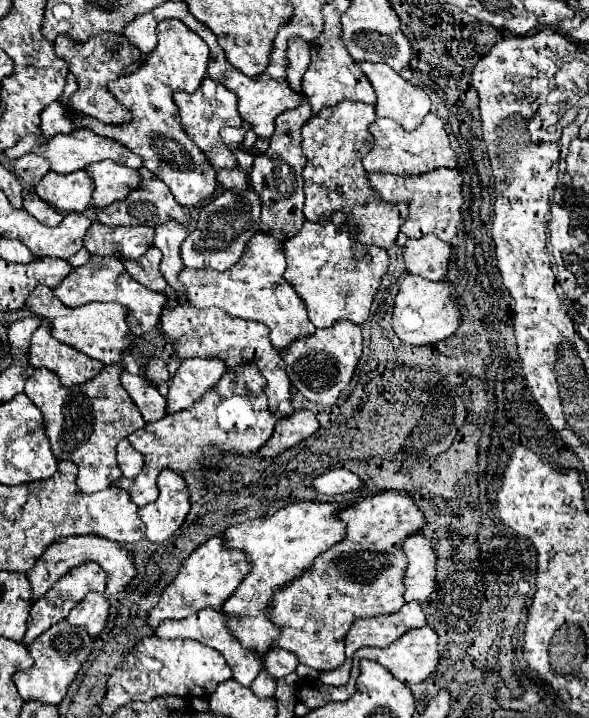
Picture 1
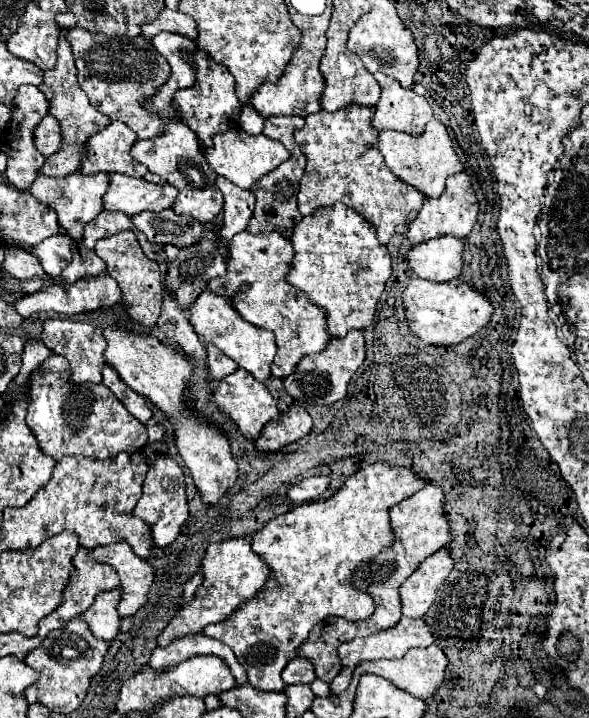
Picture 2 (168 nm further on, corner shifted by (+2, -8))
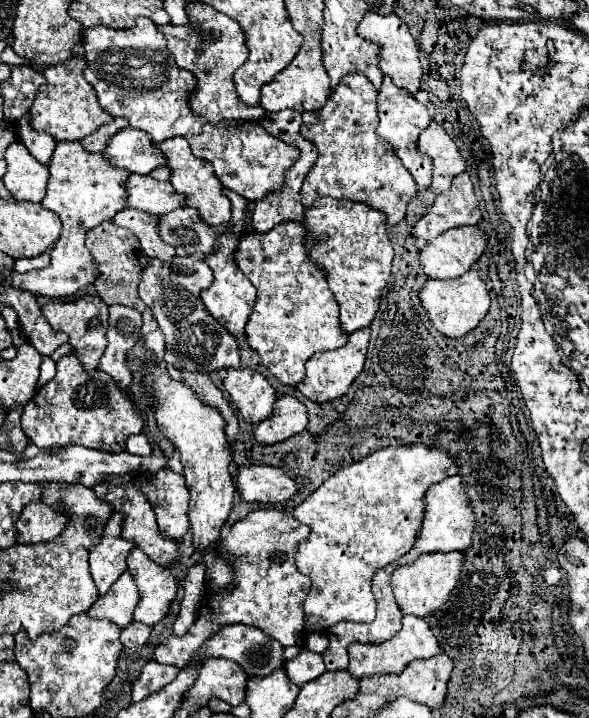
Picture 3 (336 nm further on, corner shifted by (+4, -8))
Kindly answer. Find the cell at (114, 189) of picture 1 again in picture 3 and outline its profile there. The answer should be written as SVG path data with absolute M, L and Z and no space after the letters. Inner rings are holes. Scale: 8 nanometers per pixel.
M132 174L128 178L126 190L128 190L128 200L126 200L128 208L138 208L160 216L184 206L186 202L186 196L178 194L170 182L160 182L154 180L152 176Z

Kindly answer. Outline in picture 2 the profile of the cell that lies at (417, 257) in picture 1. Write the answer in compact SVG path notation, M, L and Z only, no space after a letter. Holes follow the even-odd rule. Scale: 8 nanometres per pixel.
M442 236L412 246L408 252L412 272L430 282L450 282L462 272L462 240Z

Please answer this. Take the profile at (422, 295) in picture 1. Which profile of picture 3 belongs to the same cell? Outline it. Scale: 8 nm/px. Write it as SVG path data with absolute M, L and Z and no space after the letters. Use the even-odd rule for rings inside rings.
M468 270L466 274L452 280L428 280L420 290L420 298L436 330L448 338L458 338L474 330L490 308L490 296L486 284L482 282L476 270Z

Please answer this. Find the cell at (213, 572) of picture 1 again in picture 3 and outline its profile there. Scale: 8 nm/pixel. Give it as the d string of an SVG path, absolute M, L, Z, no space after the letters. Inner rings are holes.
M262 508L250 512L246 518L230 526L226 538L222 538L222 548L232 552L236 570L236 588L228 596L206 594L198 620L190 626L184 636L170 636L154 650L154 660L160 664L172 664L180 670L194 662L198 648L222 626L226 624L248 624L266 632L266 636L278 640L284 648L294 646L304 632L304 608L302 600L310 592L310 578L298 572L294 556L298 542L310 534L306 524L298 524L294 516L286 510Z

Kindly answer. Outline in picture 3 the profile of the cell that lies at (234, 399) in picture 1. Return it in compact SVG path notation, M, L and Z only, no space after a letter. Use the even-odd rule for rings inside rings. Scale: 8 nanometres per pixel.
M232 368L228 370L224 388L240 408L246 422L258 424L270 416L276 400L274 388L260 372L250 368Z

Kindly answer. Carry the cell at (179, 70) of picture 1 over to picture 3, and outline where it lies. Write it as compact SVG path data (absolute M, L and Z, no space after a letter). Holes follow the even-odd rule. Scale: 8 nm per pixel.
M176 136L176 138L170 138L170 140L164 140L162 144L158 144L158 148L168 156L168 168L172 170L172 176L170 176L170 182L172 186L176 188L176 192L182 192L186 194L186 204L184 206L192 206L200 212L202 220L210 226L222 226L222 224L228 224L230 222L230 216L232 216L232 204L230 204L230 198L224 194L224 186L220 184L220 180L216 178L214 174L214 168L208 160L202 160L202 158L196 158L188 146L188 142L182 138L182 136Z

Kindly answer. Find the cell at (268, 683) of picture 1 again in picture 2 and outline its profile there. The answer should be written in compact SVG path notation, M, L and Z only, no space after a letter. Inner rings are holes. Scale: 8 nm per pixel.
M376 462L352 474L338 490L338 494L322 498L320 502L300 504L296 510L268 520L260 530L252 534L252 550L260 554L260 558L270 566L268 584L256 596L252 596L252 600L240 604L238 612L232 612L228 620L204 628L206 636L220 640L234 650L238 662L248 672L248 682L252 684L252 688L264 692L280 692L284 688L284 682L280 678L282 668L296 656L298 646L308 638L308 632L318 622L326 620L328 616L342 616L346 620L364 620L372 616L372 598L366 592L352 588L350 574L360 562L376 556L382 548L392 544L394 536L390 528L388 508L412 496L414 492L424 488L424 484L426 482L414 476L414 472L408 468Z

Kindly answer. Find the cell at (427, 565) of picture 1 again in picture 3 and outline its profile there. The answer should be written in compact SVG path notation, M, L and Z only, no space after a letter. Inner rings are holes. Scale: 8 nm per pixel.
M440 552L440 554L422 554L422 556L418 556L418 560L398 566L394 570L390 582L392 582L394 596L396 596L396 602L400 604L402 612L414 614L420 618L438 612L444 606L444 602L448 600L450 592L454 590L458 578L460 578L462 564L464 564L462 552Z

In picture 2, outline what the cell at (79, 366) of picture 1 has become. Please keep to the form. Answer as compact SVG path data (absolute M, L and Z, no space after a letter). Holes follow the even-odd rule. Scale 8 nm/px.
M48 318L42 326L42 342L46 344L48 350L62 354L70 362L70 382L72 384L82 384L82 382L102 382L102 368L104 368L104 358L102 352L106 348L106 340L98 326L82 322L82 320L68 320L68 318Z

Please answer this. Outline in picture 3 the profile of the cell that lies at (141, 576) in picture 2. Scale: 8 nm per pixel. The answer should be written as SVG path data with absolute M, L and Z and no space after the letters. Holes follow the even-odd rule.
M134 548L126 562L142 596L134 612L134 620L154 626L170 612L170 604L178 590L178 580L166 566L154 564L140 548Z

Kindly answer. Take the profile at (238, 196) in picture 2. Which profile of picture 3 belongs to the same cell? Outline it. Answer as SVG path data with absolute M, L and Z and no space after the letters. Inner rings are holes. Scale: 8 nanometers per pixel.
M226 190L226 196L230 196L230 202L234 206L234 214L232 214L232 220L226 228L226 232L220 236L220 244L218 244L218 250L214 250L210 256L206 256L206 264L210 266L210 270L214 272L214 282L208 290L204 290L200 294L202 302L206 304L208 312L218 318L218 322L232 334L236 336L238 340L244 338L244 326L250 318L250 312L252 312L252 306L254 306L254 300L256 300L256 288L250 284L250 280L246 280L246 276L238 270L236 262L232 260L232 252L236 250L236 244L238 240L242 238L244 234L244 210L246 210L246 204L248 200L244 200L242 196L234 194L234 192L228 192Z

